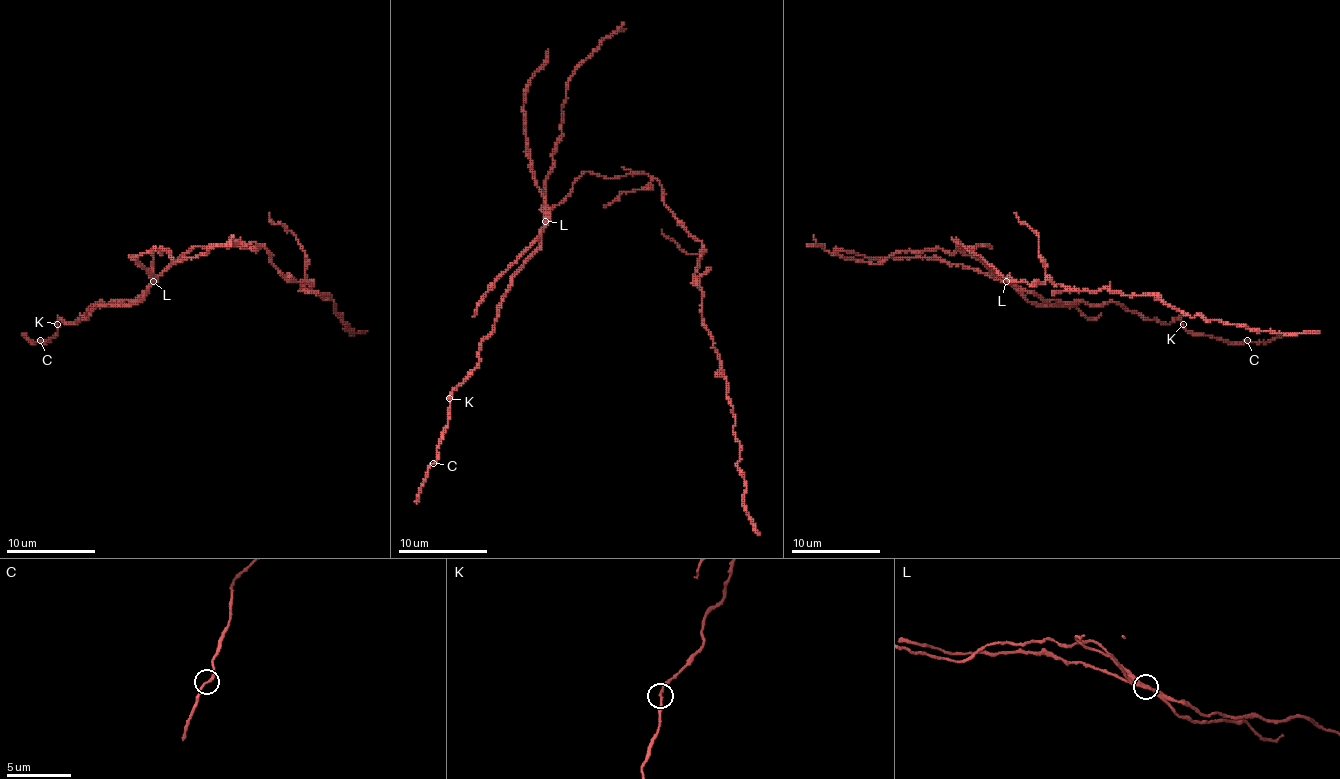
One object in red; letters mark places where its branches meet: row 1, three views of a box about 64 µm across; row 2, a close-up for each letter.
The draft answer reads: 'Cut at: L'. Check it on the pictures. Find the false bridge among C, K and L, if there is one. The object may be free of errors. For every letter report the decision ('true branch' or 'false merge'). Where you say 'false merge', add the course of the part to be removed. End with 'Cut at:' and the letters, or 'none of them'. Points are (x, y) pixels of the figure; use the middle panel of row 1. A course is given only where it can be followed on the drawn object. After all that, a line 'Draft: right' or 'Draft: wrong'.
C: true branch
K: true branch
L: false merge; foreign part runs (546, 221), (586, 172), (653, 176), (702, 243), (704, 325), (760, 535)
Cut at: L
Draft: right

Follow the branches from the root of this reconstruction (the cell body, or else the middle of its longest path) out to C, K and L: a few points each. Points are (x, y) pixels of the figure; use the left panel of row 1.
C: (231, 246), (193, 246), (135, 300), (98, 302), (84, 320), (69, 324), (60, 320), (55, 335), (40, 340)
K: (231, 246), (193, 246), (135, 300), (98, 302), (84, 320), (69, 324), (60, 320), (57, 324)
L: (231, 246), (193, 246), (153, 282)

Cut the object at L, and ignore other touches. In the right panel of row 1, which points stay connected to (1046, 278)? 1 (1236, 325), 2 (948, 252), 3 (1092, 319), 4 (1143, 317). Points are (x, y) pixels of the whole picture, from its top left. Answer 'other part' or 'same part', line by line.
1: same part
2: same part
3: same part
4: other part

